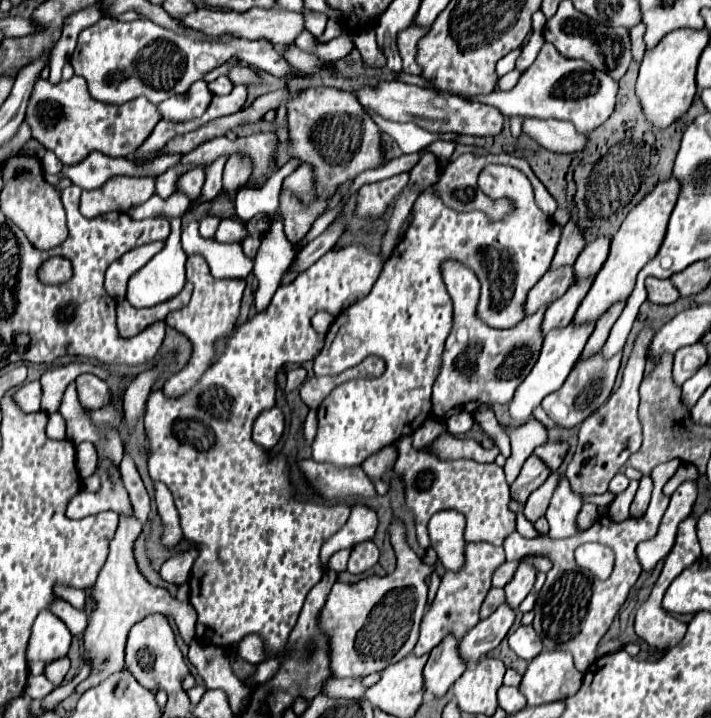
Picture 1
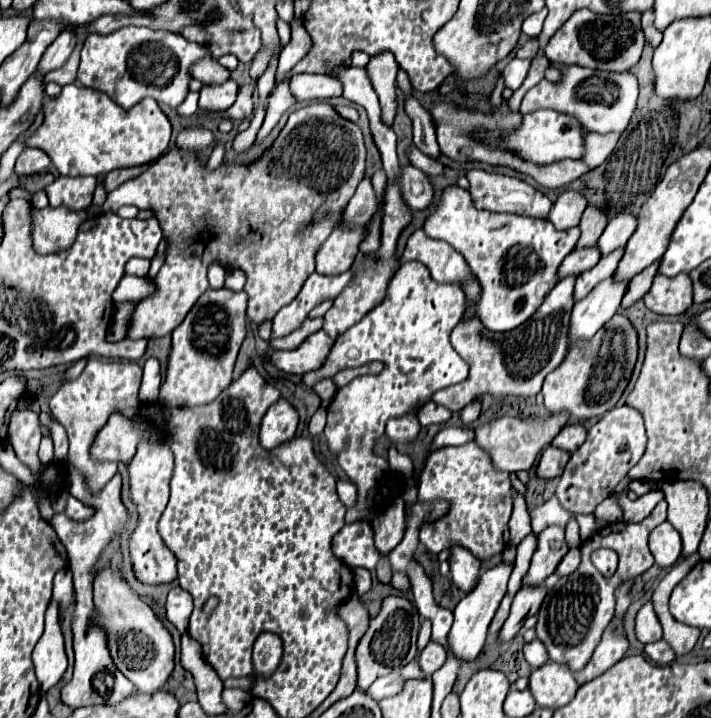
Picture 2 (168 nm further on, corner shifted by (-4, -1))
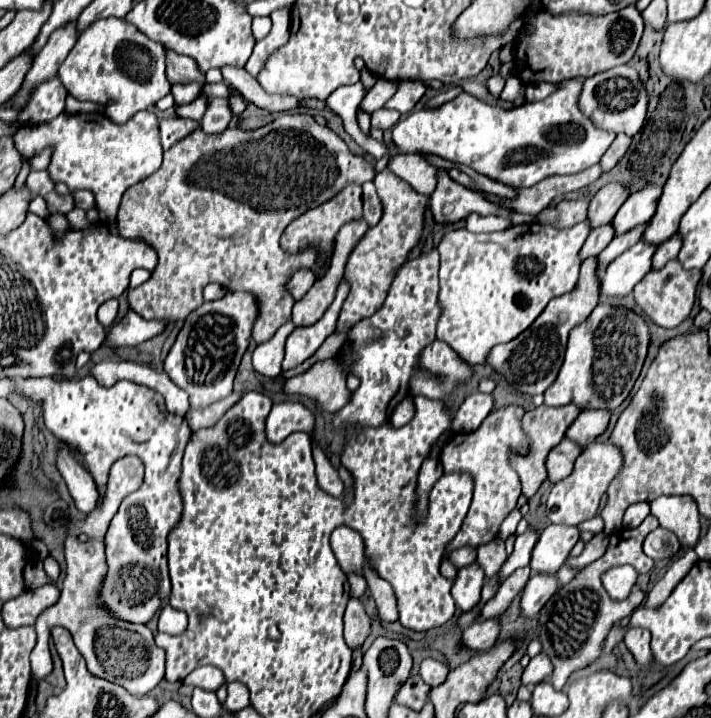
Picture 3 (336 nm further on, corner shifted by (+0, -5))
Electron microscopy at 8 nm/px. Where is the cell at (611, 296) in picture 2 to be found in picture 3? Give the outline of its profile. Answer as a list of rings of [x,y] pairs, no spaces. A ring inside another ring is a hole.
[[[639,241],[623,255],[613,259],[601,277],[601,297],[625,297],[651,269],[655,245]]]

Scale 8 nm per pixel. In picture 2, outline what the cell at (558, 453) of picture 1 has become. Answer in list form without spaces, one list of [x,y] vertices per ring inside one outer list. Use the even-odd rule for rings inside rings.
[[[581,423],[567,425],[567,427],[563,427],[561,433],[551,441],[551,445],[553,445],[553,447],[559,447],[559,449],[563,449],[563,451],[567,451],[567,453],[573,453],[573,451],[577,451],[577,447],[585,441],[585,435],[587,435],[587,431],[585,431],[585,427],[583,427]]]

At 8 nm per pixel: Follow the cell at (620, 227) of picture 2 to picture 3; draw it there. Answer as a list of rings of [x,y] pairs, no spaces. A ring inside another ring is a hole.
[[[649,183],[643,189],[631,193],[613,219],[615,233],[621,235],[639,223],[647,223],[651,219],[651,215],[655,215],[655,207],[659,203],[661,191],[663,191],[663,187]]]

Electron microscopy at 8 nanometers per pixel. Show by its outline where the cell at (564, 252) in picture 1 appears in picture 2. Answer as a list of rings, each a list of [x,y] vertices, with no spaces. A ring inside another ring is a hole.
[[[587,207],[583,211],[583,217],[579,221],[579,229],[581,229],[581,237],[579,237],[579,243],[575,245],[575,249],[583,249],[583,247],[593,247],[599,239],[599,235],[603,233],[607,225],[607,217],[603,211],[599,209],[593,209],[593,207]]]

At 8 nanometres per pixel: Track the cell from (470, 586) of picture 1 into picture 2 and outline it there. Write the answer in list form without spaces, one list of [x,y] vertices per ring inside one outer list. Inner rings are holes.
[[[431,639],[427,643],[427,647],[419,653],[419,667],[427,677],[431,677],[443,663],[445,663],[445,649],[443,649],[443,645],[439,645]]]

